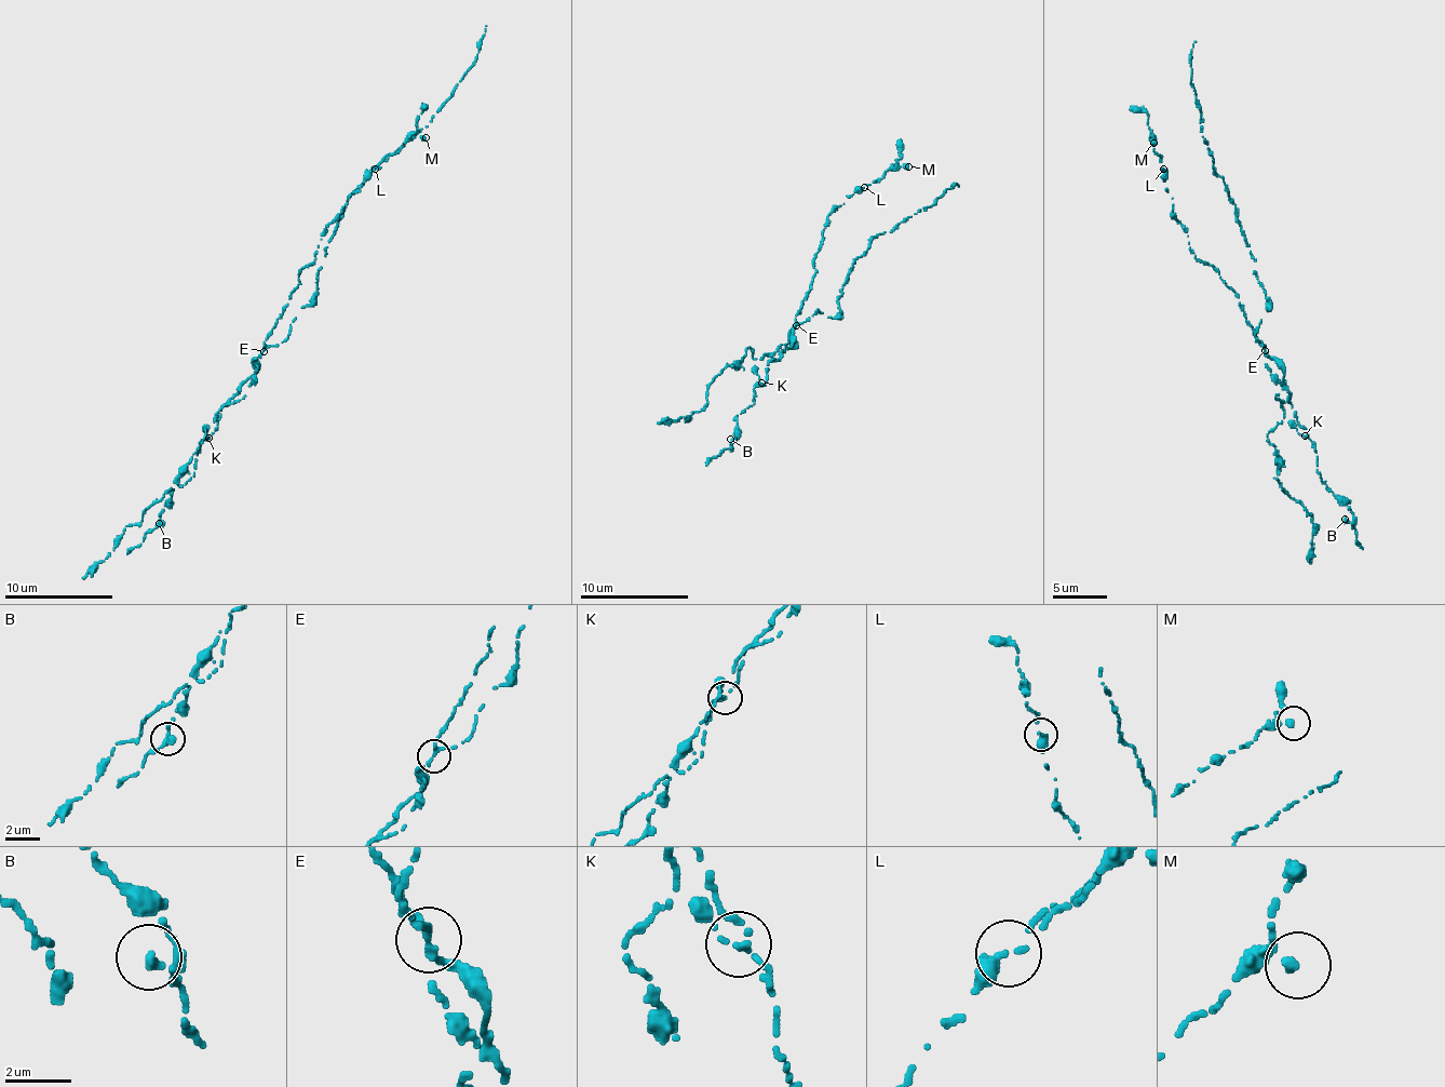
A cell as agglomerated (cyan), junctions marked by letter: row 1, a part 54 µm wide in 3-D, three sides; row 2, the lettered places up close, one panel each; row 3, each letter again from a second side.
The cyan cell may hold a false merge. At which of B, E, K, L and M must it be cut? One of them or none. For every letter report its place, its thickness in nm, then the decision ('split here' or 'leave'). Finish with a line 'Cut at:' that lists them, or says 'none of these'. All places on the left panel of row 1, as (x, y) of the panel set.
B: at (159, 523); 280 nm thick; leave
E: at (264, 351); 200 nm thick; split here
K: at (208, 438); 190 nm thick; leave
L: at (375, 169); 280 nm thick; leave
M: at (426, 137); 240 nm thick; leave
Cut at: E

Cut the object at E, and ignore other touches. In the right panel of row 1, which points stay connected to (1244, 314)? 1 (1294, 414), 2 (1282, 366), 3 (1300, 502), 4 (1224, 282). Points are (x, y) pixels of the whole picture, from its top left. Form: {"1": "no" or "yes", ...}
{"1": "yes", "2": "yes", "3": "no", "4": "yes"}

